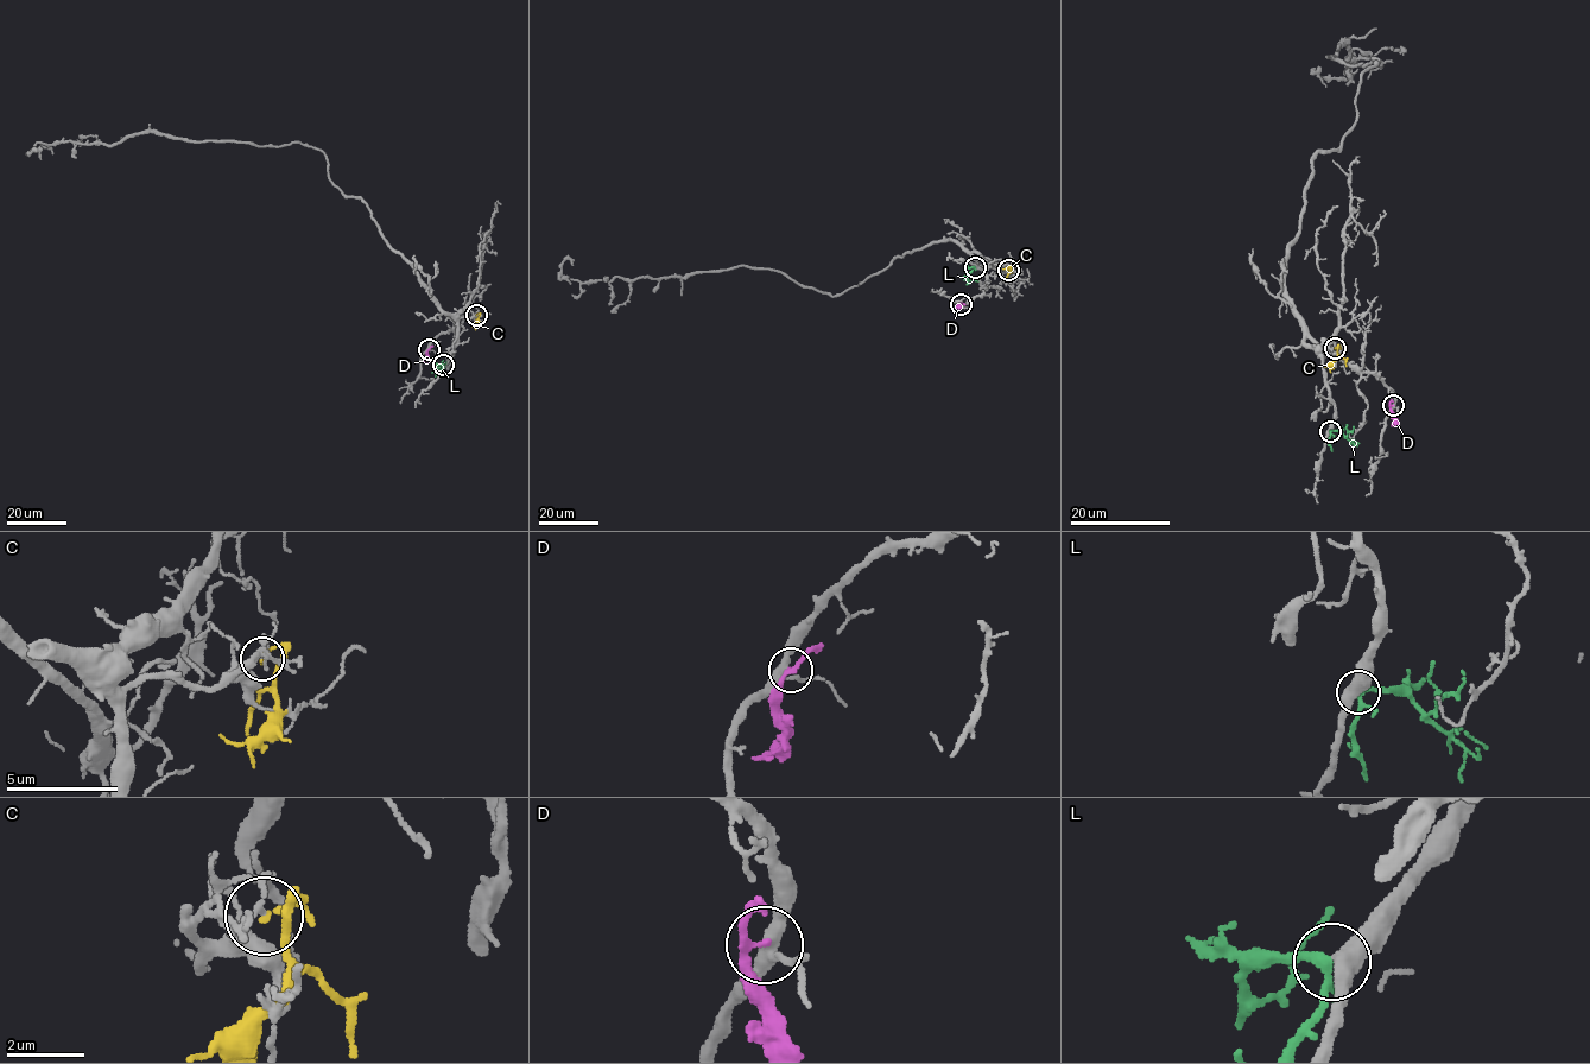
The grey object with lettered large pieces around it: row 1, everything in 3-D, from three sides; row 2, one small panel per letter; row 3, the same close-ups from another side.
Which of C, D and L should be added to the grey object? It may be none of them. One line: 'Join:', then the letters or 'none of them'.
Join: L

